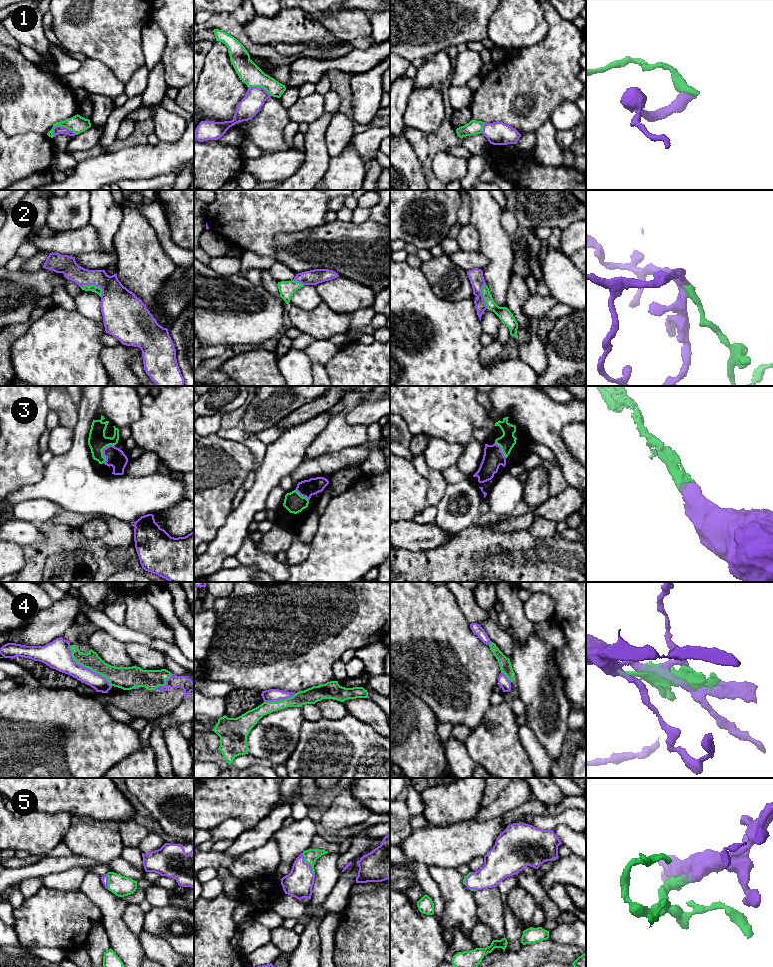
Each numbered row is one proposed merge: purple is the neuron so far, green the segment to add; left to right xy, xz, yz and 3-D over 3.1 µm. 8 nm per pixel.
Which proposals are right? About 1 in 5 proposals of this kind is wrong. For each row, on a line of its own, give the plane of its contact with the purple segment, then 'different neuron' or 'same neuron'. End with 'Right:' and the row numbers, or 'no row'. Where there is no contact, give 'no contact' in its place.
1: meets purple in xy; same neuron
2: meets purple in xy; same neuron
3: meets purple in xy; same neuron
4: meets purple in xy; same neuron
5: meets purple in xz; same neuron
Right: 1, 2, 3, 4, 5

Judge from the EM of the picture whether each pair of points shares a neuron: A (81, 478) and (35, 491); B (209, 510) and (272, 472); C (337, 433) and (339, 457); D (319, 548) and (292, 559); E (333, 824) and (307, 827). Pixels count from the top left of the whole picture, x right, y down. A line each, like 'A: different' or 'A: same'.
A: same
B: different
C: different
D: different
E: different

